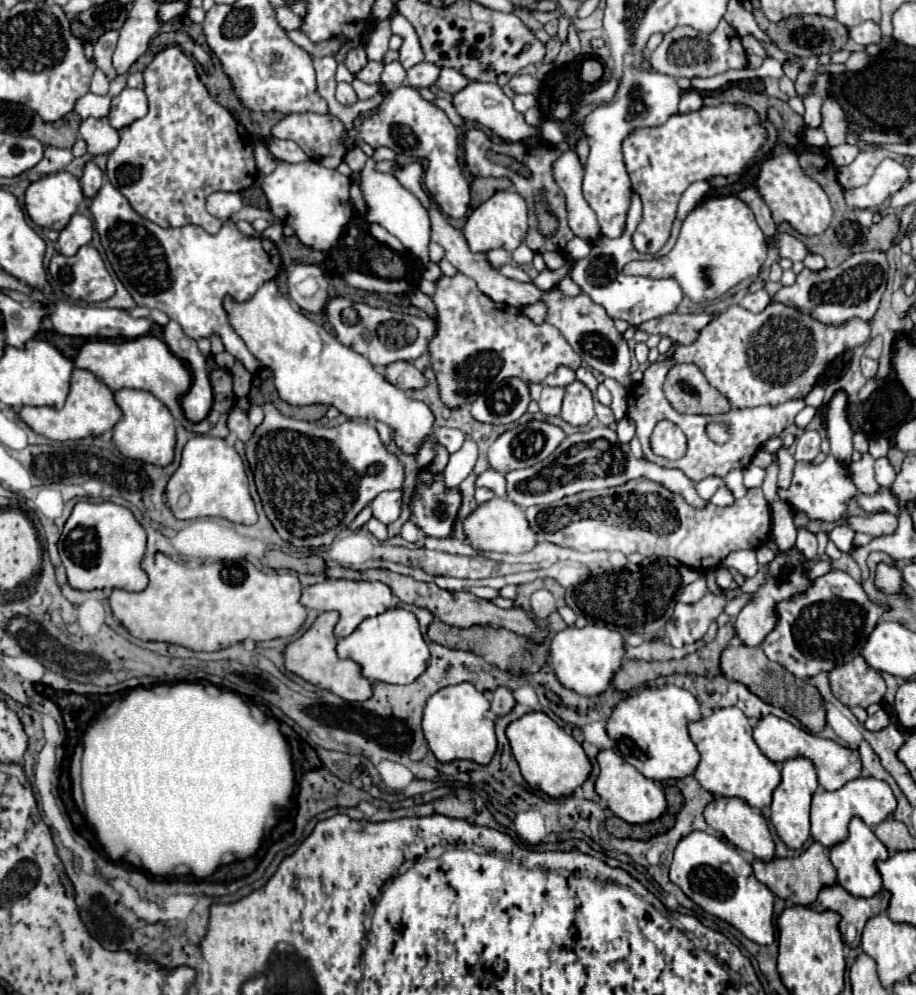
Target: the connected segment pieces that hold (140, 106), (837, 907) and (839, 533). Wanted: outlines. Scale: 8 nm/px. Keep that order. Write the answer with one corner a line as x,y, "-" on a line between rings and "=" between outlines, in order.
125,87
117,97
111,99
109,123
113,129
121,129
133,123
135,119
143,117
145,113
147,113
147,97
143,89
=
833,885
833,887
821,889
821,893
819,893
817,901
815,901
815,911
819,911
819,913
823,913
827,909
837,911
841,915
839,929
841,929
843,935
845,935
845,927
849,923
853,923
855,929
857,929
857,941
851,943
851,947
855,949
857,943
859,943
859,937
861,937
861,931
863,931
865,923
871,917
885,911
889,907
889,899
891,899
891,893
887,889
881,889
871,899
859,899
859,897
849,895
843,887
=
837,525
831,533
829,533
831,541
837,545
839,551
847,553
851,547
853,547
853,537
855,537
855,531
851,531
847,525

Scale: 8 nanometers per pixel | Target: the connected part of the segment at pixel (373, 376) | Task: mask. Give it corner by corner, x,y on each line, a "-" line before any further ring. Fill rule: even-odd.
275,281
265,283
251,299
247,301
235,301
233,297
223,299
223,307
227,309
229,323
233,325
235,333
243,339
251,355
265,367
269,367
275,373
275,379
281,381
287,379
285,387
275,387
279,397
287,401
289,405
313,405
313,403
327,403
337,407
343,415
351,419
375,419
383,421
391,427
395,443
405,451
405,453
417,453
421,441
427,435
433,435
433,413
429,407
421,401
411,401
405,397
405,391
391,385
381,371
377,371
365,357
359,353
351,351
349,347
341,345
333,335
329,335
321,325
309,321
301,311
293,307
289,299
285,299
279,291

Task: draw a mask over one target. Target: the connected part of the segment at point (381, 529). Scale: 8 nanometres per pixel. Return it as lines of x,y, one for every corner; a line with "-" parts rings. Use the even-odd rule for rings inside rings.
373,517
365,527
367,527
379,541
385,541
385,539
387,539
387,525
383,525
381,521
377,521
375,517

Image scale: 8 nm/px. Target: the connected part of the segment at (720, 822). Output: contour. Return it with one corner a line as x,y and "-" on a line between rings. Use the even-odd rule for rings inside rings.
717,797
713,803
707,805
705,821
713,831
721,833
739,851
751,853
755,859
761,859
761,861
771,861
775,857
775,843
767,829
765,819
757,809
751,809
745,801
735,797

